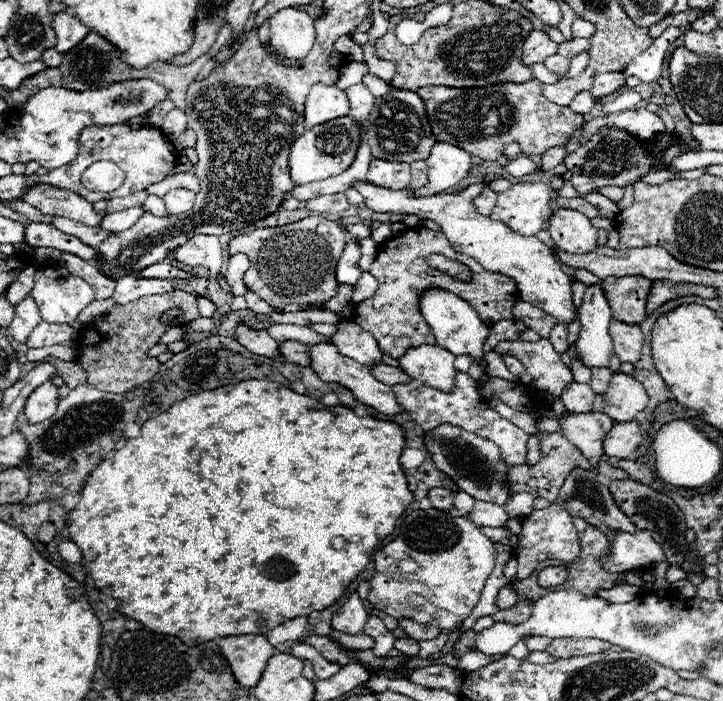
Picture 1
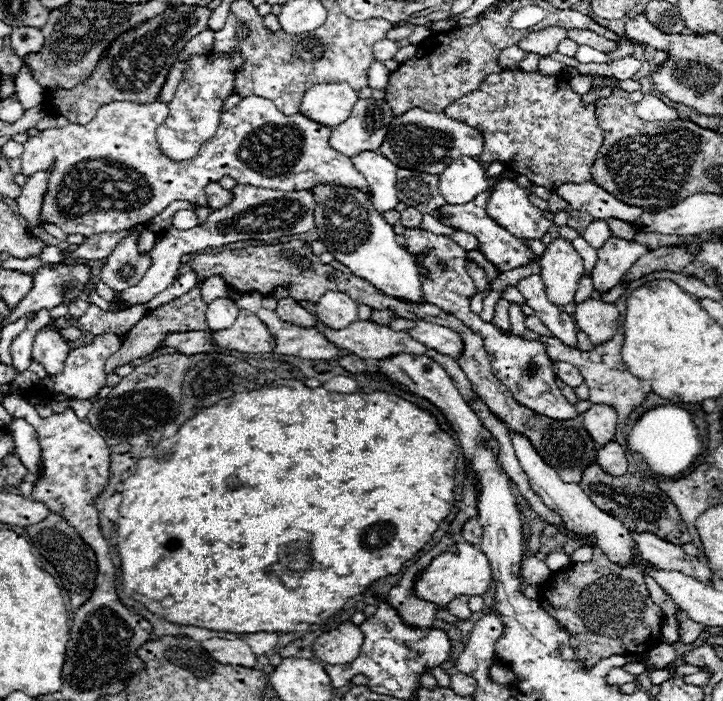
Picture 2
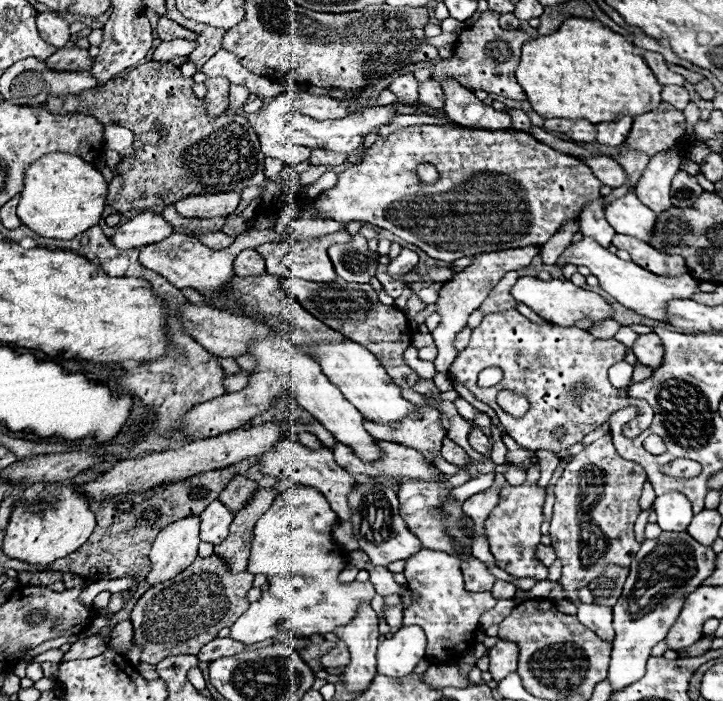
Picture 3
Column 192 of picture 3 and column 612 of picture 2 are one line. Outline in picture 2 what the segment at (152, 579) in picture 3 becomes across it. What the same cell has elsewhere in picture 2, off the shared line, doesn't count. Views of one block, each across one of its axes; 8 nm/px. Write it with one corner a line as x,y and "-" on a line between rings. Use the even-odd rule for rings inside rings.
510,432
510,436
512,436
512,446
514,446
514,452
516,452
516,458
520,460
522,470
528,474
532,490
544,500
544,504
548,508
556,510
564,518
564,522
566,522
566,526
570,530
576,530
578,534
594,534
596,540
594,542
586,542
586,544
598,546
606,556
612,556
612,560
616,560
616,564
632,564
630,562
630,558
634,556
634,552
632,552
632,538
628,536
626,526
618,518
608,516
606,512
602,512
588,498
588,494
578,484
574,484
574,482
570,482
570,484
562,482
560,476
552,468
548,468
544,464
544,460
536,454
536,450
532,448
532,444
530,444
528,438
524,438
524,436
516,434
516,432

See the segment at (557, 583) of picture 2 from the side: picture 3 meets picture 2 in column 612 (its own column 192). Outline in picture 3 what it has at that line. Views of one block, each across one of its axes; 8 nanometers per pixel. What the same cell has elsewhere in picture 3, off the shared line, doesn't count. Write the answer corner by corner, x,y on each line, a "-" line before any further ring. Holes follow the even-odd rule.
214,554
208,558
198,556
180,576
148,588
130,614
134,642
142,648
140,660
158,664
168,656
196,656
204,644
214,640
222,628
230,626
248,608
246,594
252,588
252,580
250,572
232,574
224,560

